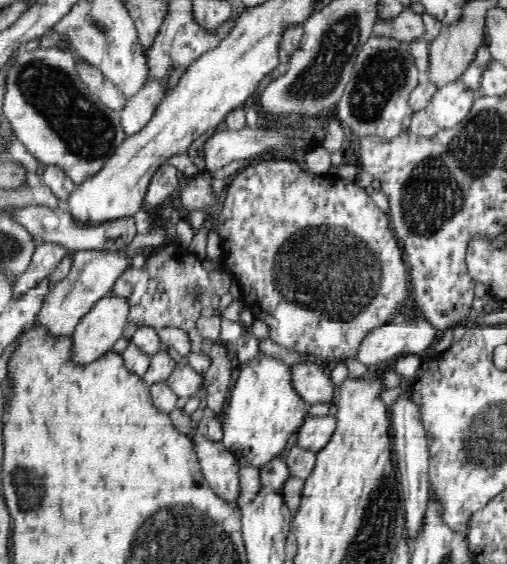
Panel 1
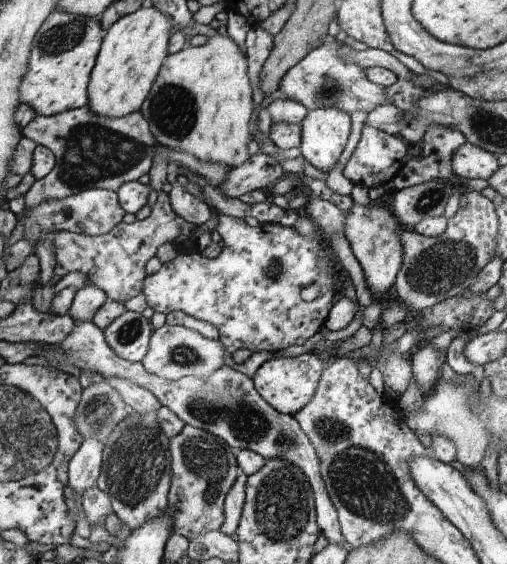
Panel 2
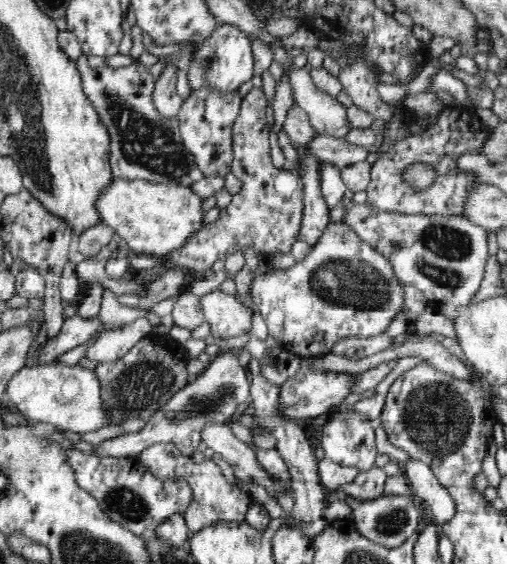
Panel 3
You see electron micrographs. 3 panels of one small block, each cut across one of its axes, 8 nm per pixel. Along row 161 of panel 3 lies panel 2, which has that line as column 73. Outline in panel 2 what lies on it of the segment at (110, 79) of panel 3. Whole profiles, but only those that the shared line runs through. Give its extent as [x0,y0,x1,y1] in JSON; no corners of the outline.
[22,106,157,212]

